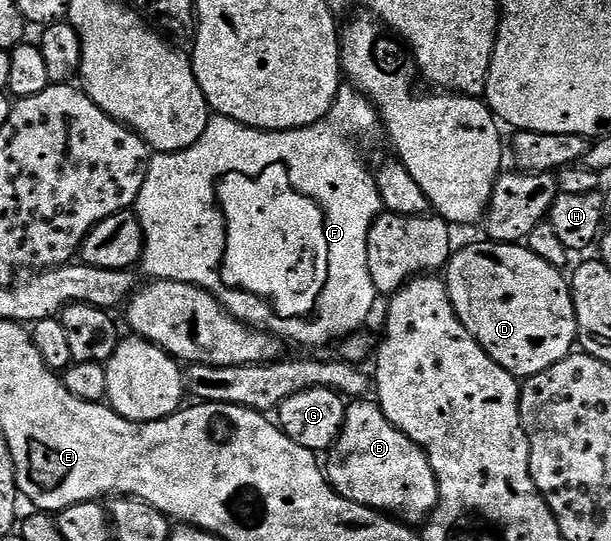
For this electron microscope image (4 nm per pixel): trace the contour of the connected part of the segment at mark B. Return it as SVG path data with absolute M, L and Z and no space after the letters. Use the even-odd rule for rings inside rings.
M371 398L354 399L345 406L340 435L326 458L328 481L343 499L382 511L405 524L423 524L440 499L428 454L399 431L382 413L379 402Z

